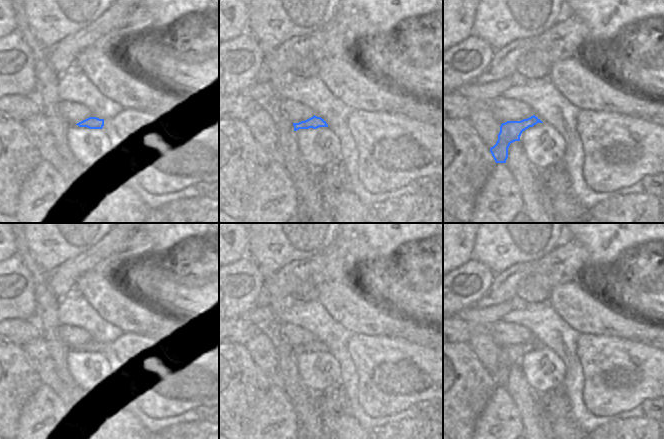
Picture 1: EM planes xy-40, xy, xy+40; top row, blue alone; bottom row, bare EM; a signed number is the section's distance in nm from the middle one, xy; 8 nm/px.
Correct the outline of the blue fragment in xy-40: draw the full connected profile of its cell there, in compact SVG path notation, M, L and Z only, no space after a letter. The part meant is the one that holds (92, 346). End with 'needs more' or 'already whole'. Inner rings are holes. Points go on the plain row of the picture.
M123 333L111 343L89 341L79 351L102 353L105 356L119 355L129 366L134 382L134 402L138 409L151 419L173 417L197 407L219 407L219 352L185 343L175 343L165 337L151 337L136 333Z; needs more

